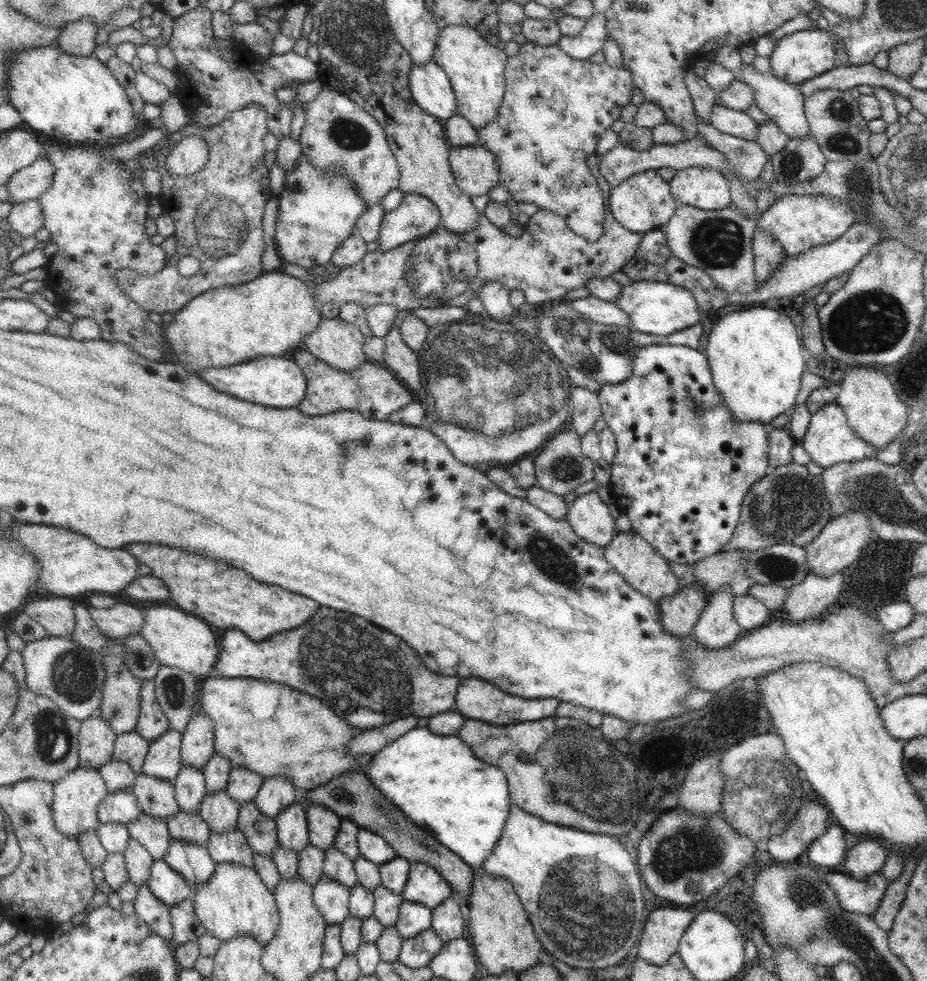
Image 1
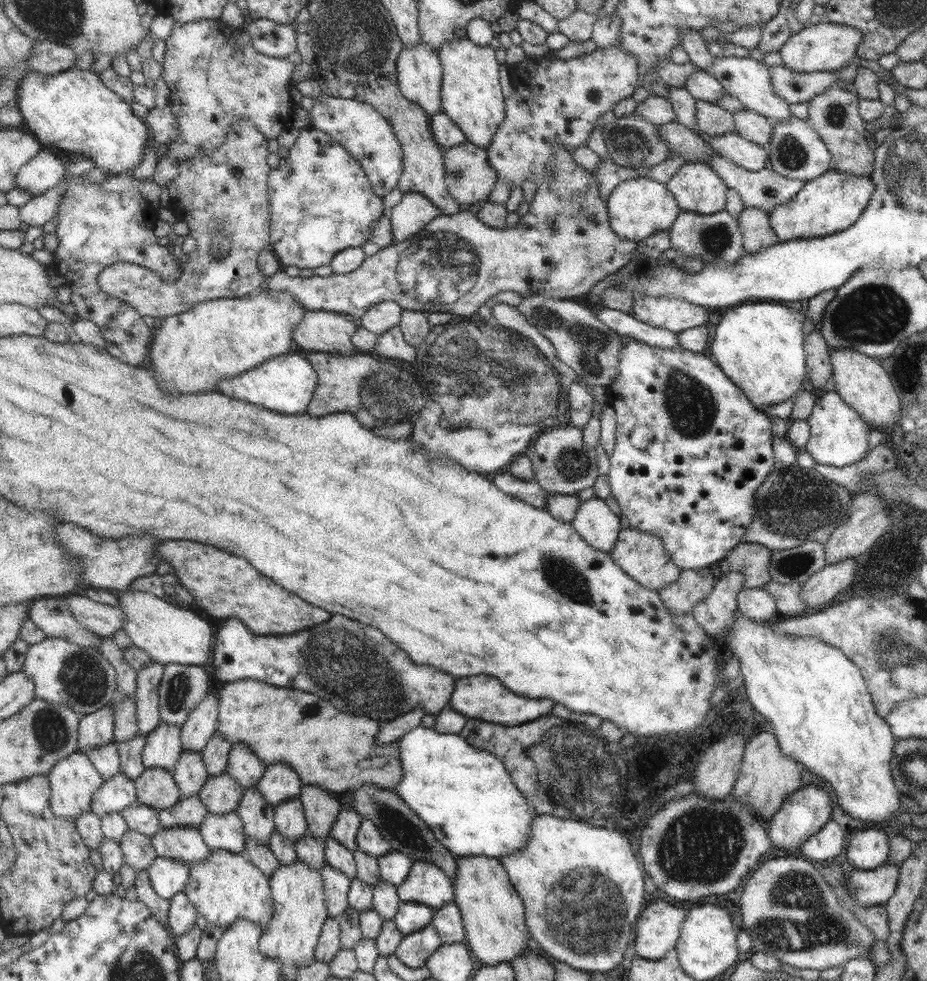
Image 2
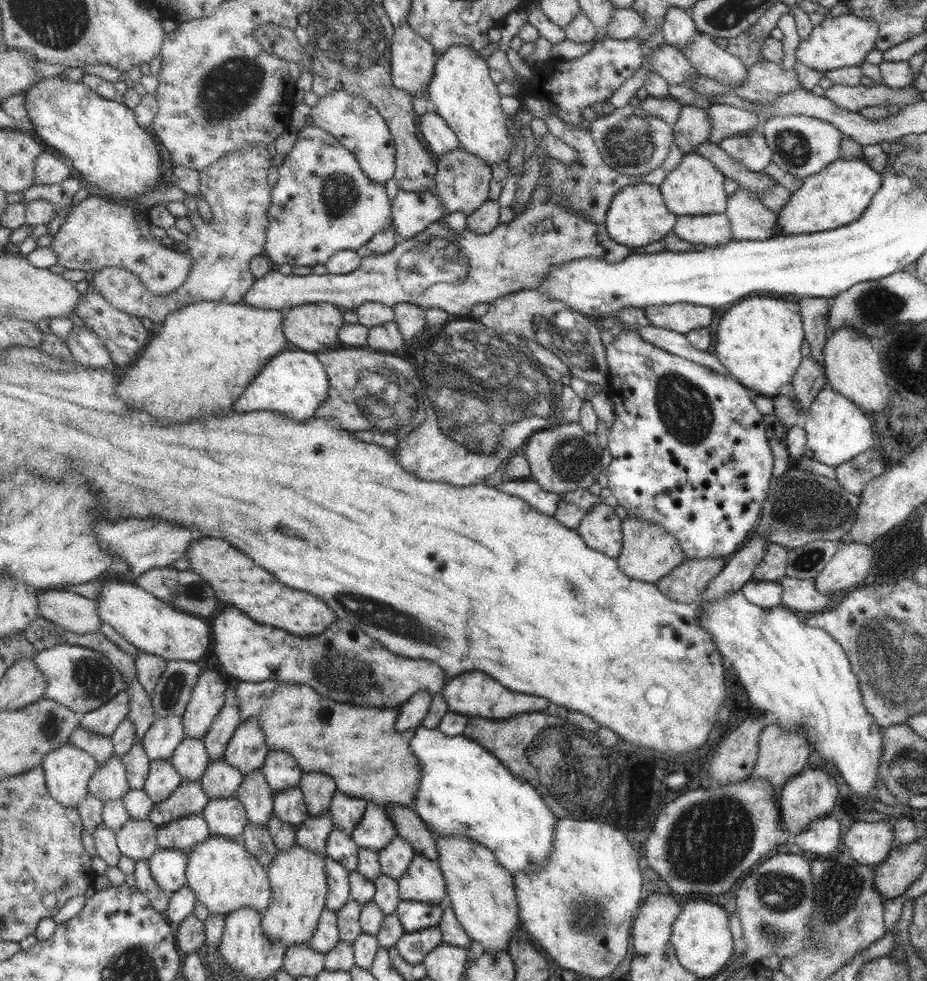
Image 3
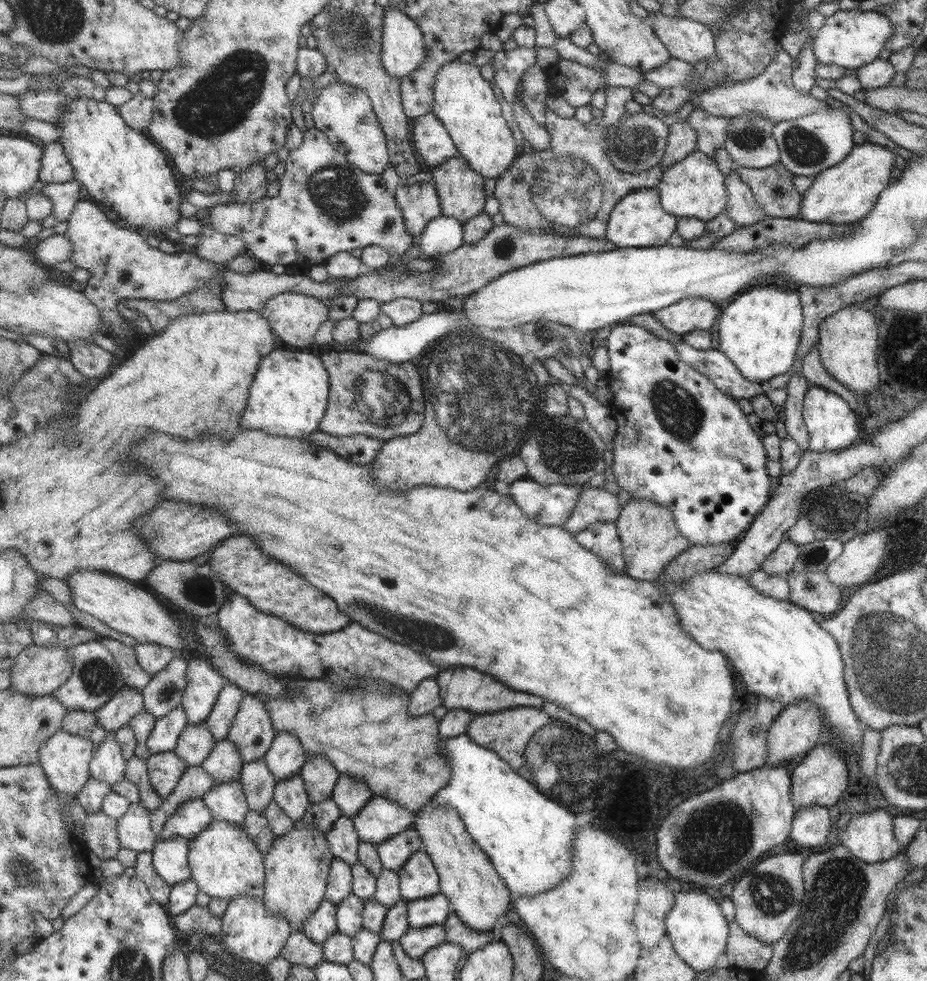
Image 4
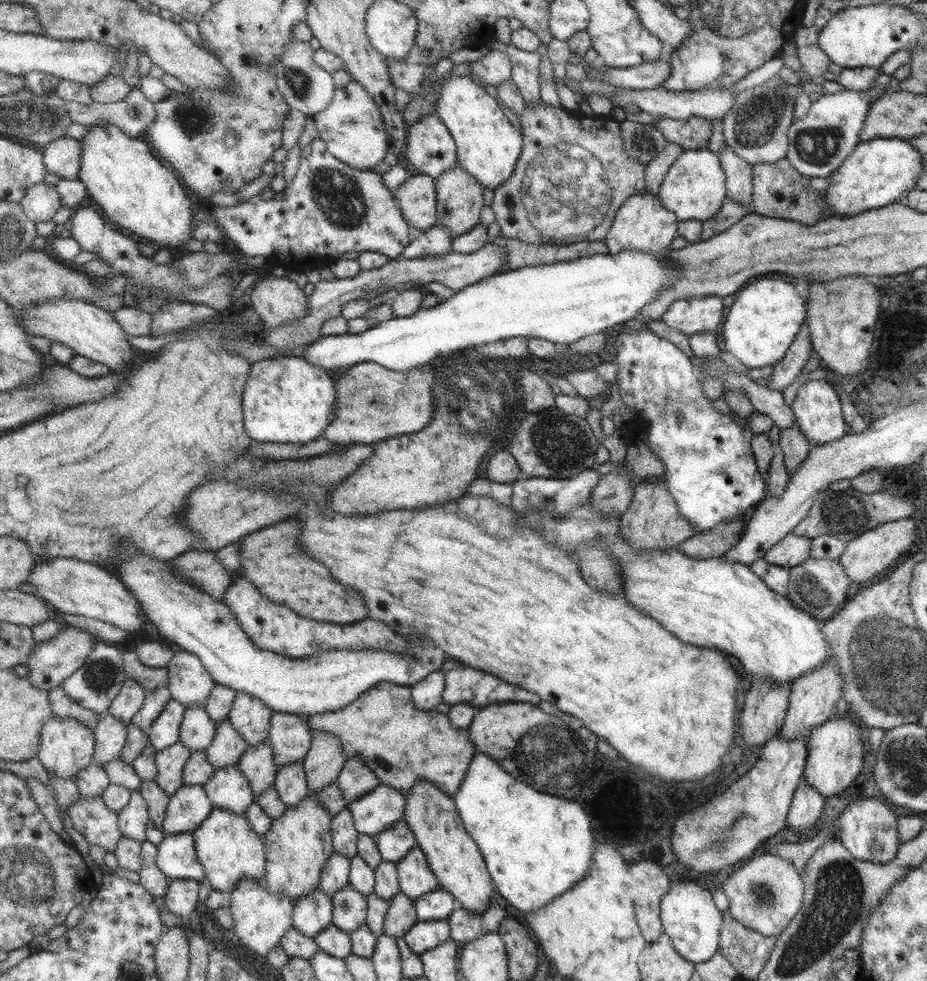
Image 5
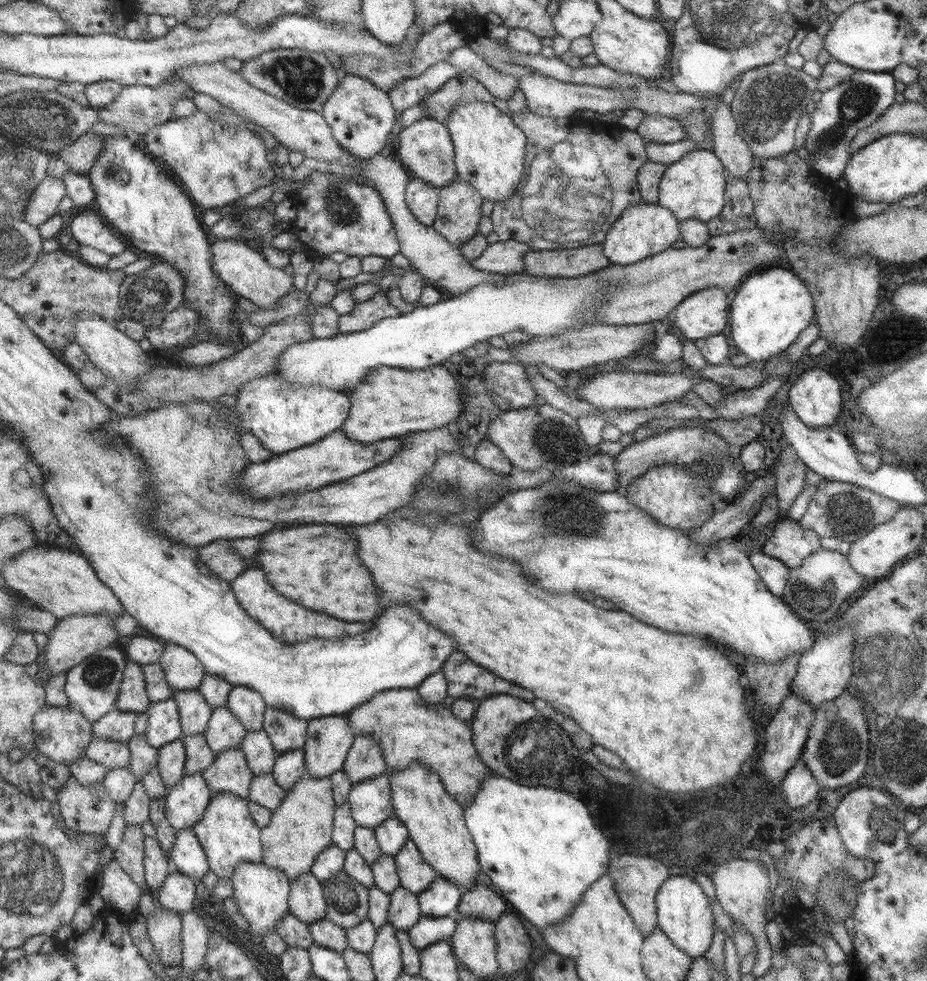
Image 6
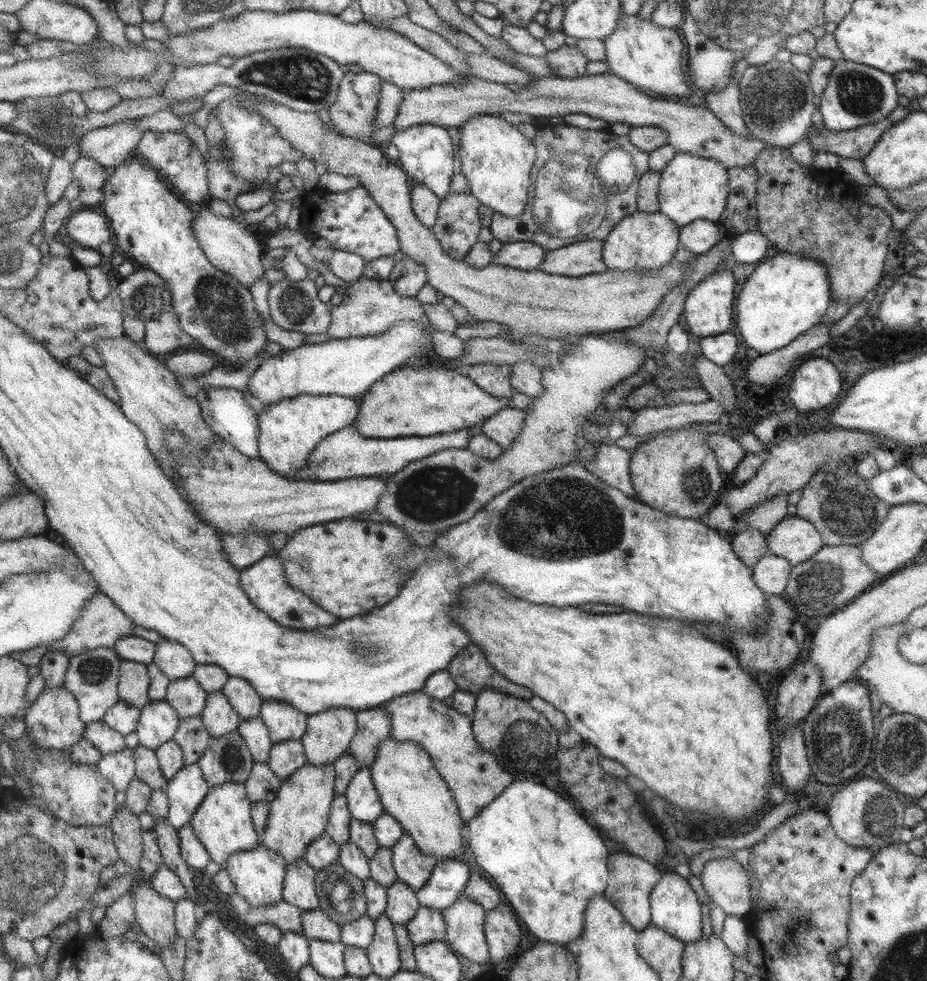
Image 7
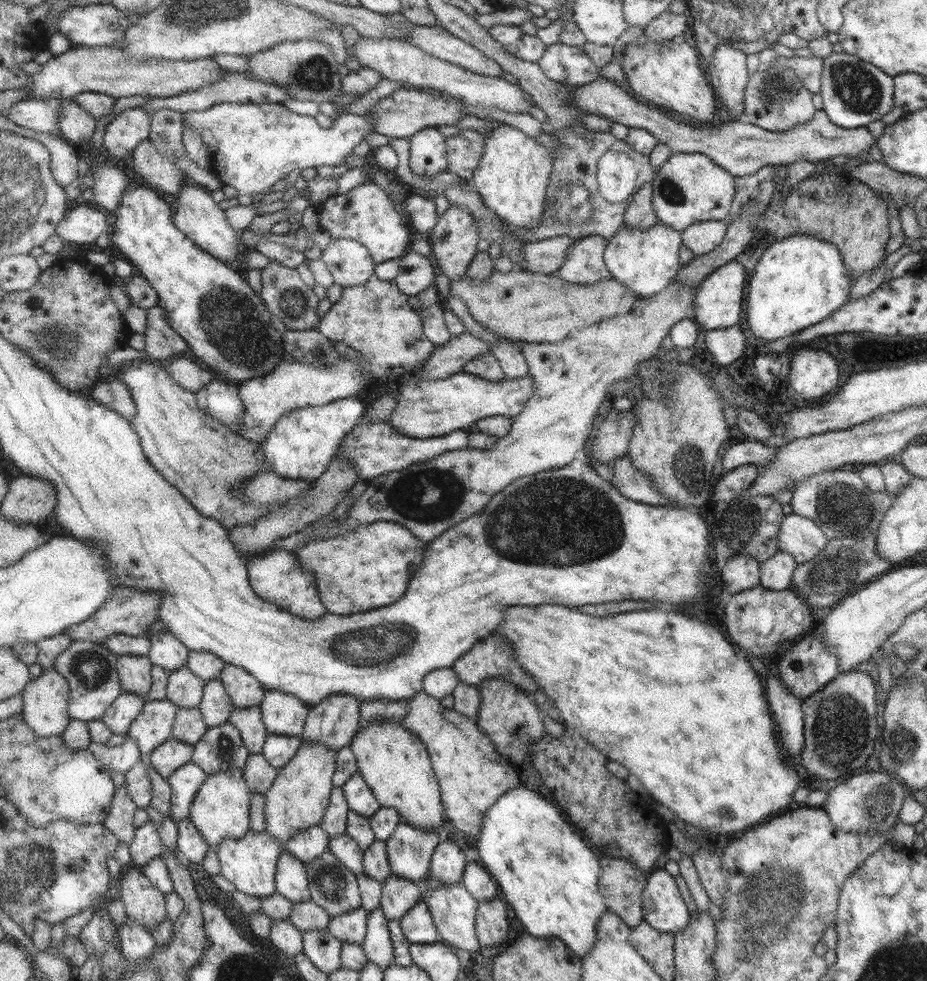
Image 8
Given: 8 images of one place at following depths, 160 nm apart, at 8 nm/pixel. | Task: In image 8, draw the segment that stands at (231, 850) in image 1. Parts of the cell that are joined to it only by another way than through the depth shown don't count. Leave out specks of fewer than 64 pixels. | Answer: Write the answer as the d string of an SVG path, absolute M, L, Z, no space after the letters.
M233 724L209 728L209 732L194 746L193 763L209 776L221 770L245 770L252 753L245 745L242 733Z

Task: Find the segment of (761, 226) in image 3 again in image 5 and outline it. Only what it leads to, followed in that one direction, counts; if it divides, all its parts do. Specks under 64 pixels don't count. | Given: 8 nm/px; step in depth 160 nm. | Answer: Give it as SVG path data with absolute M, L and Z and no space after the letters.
M727 144L719 150L718 159L726 172L727 196L752 212L752 166Z

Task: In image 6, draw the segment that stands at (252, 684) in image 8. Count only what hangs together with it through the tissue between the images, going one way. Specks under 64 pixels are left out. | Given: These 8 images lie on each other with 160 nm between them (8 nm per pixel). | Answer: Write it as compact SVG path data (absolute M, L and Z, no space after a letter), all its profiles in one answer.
M234 686L230 692L227 706L239 717L248 732L261 730L267 705L264 696L255 689Z

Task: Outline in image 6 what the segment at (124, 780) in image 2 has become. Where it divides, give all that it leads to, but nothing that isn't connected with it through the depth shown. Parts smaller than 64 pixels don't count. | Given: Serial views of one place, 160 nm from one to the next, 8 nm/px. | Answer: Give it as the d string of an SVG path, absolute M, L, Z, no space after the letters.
M116 708L94 724L94 736L111 740L111 742L129 744L131 738L136 734L139 717L140 713L123 712Z

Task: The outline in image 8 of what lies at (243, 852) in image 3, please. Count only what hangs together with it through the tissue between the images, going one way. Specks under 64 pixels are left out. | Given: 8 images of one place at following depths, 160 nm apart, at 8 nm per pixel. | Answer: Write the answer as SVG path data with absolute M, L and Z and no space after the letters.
M231 768L231 770L215 772L207 777L203 787L199 790L190 812L190 819L211 846L219 846L223 839L243 838L251 829L252 796L244 770Z

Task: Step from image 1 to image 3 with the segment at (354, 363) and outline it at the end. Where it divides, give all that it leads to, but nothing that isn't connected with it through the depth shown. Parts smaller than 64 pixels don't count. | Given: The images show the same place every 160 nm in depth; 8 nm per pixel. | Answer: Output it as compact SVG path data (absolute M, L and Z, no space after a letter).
M311 303L283 311L284 333L297 349L309 352L330 351L341 345L339 331L345 326L343 310L329 303Z

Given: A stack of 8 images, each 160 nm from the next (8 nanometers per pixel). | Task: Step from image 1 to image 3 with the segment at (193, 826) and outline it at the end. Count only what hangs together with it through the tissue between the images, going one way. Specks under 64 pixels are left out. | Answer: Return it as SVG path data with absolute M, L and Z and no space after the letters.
M202 779L183 781L169 800L163 800L155 805L150 812L150 819L156 825L162 826L191 813L202 813L209 802Z

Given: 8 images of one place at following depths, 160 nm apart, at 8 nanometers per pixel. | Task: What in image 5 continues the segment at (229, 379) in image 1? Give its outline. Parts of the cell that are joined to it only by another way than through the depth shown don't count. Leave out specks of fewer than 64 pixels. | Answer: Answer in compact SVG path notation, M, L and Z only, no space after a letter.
M277 355L252 363L243 396L246 431L255 442L307 444L322 438L326 429L338 419L338 394L335 379L329 371L311 364L301 356Z

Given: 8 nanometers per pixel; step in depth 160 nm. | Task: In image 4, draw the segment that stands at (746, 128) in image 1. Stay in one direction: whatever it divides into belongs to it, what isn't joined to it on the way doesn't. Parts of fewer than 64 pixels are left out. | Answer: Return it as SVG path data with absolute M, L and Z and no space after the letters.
M678 120L677 123L669 125L664 153L658 162L660 170L667 170L676 162L681 162L681 160L692 153L695 148L695 132L693 132L693 129L686 121Z

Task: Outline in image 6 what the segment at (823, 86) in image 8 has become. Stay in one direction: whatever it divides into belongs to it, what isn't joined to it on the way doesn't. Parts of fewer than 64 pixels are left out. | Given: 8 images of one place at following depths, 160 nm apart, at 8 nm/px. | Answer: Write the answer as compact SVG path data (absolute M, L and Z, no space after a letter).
M854 69L853 79L840 82L821 93L810 117L812 134L804 142L812 162L811 169L829 180L840 178L851 155L848 148L851 139L894 104L893 82L894 77L890 73Z

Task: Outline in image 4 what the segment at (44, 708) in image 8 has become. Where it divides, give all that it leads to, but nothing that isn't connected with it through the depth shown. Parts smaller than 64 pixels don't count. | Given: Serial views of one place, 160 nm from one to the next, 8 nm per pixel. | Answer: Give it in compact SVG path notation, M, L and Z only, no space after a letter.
M61 729L59 733L55 734L50 740L47 740L47 744L43 744L40 750L40 764L43 766L54 790L67 796L78 795L79 792L82 792L83 786L92 777L90 768L95 752L96 745L91 740Z

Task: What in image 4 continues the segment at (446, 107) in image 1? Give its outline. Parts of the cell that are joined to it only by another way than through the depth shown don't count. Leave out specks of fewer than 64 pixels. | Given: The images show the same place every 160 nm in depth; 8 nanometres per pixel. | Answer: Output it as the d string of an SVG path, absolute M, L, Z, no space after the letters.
M387 7L383 29L383 64L391 76L403 80L427 56L422 28L398 7Z

